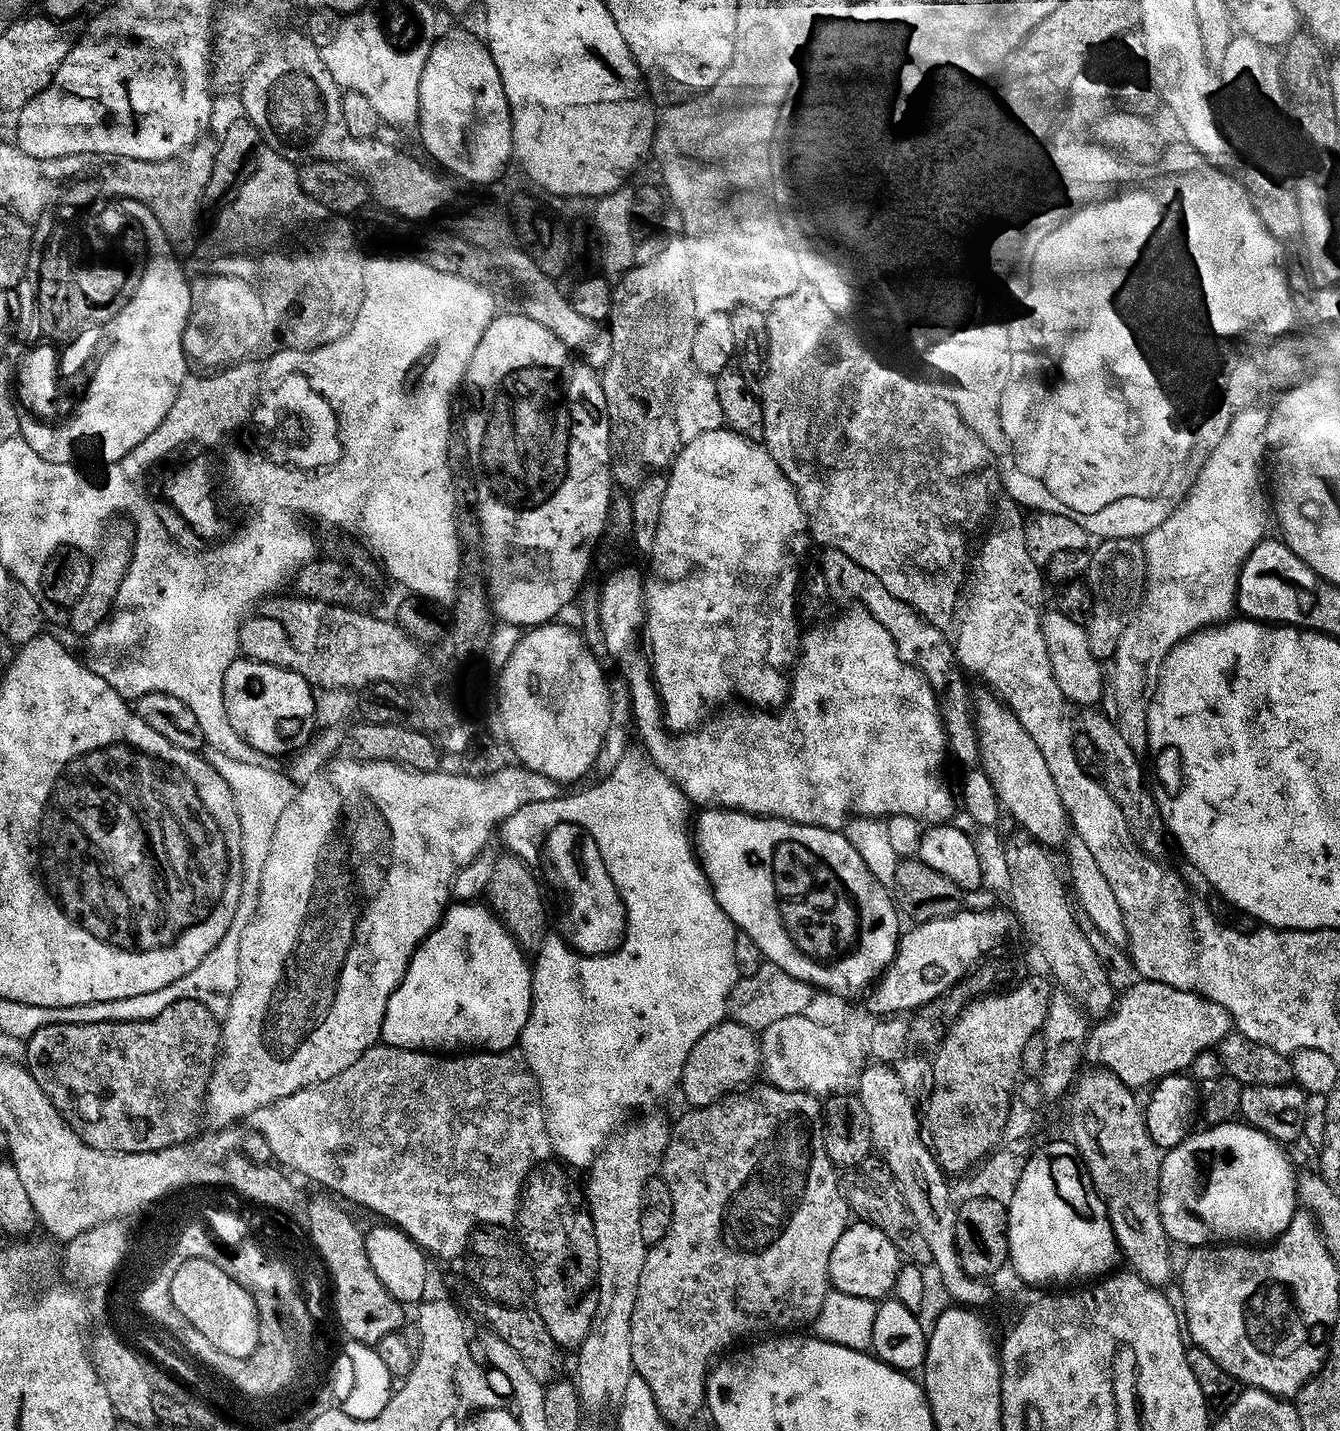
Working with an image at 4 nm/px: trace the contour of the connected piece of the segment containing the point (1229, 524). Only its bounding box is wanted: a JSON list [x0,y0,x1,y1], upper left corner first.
[1110,403,1270,754]

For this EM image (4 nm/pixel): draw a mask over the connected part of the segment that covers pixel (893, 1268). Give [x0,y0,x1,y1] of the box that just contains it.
[828,1220,902,1302]

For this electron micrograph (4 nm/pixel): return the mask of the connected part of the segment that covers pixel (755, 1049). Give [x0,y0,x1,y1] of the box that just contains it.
[678,1018,760,1107]

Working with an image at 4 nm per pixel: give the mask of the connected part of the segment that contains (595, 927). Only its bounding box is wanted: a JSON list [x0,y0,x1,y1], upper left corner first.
[542,824,628,956]

